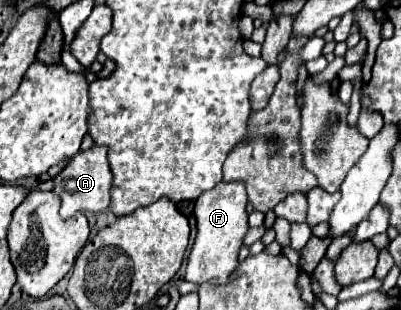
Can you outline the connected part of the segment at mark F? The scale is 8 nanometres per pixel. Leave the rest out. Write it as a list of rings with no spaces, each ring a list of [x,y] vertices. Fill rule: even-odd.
[[[241,181],[235,183],[217,183],[213,191],[205,191],[195,201],[195,217],[197,217],[197,237],[193,243],[193,249],[187,259],[187,271],[185,281],[191,283],[215,283],[225,285],[233,271],[237,269],[239,261],[239,249],[243,245],[243,237],[249,229],[247,225],[247,193],[245,185]]]

